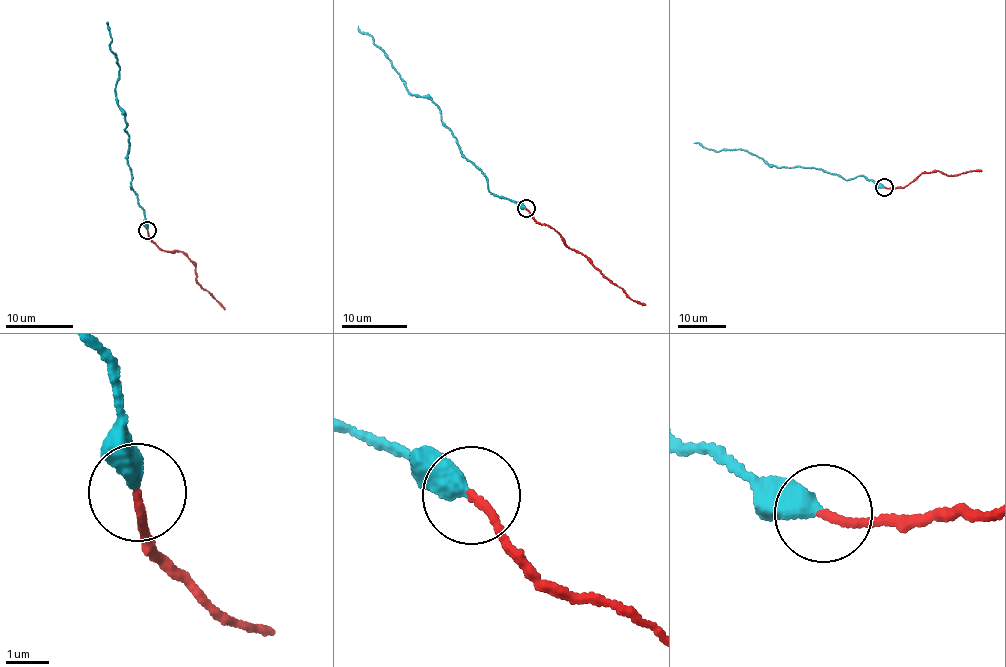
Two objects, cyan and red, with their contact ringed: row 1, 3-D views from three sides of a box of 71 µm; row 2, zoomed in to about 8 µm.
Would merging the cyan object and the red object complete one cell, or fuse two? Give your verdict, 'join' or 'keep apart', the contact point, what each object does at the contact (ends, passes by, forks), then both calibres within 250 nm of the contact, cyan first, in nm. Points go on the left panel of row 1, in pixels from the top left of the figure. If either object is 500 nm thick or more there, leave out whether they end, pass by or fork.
join | (147, 230) | cyan ends | red ends | 460/180 nm

